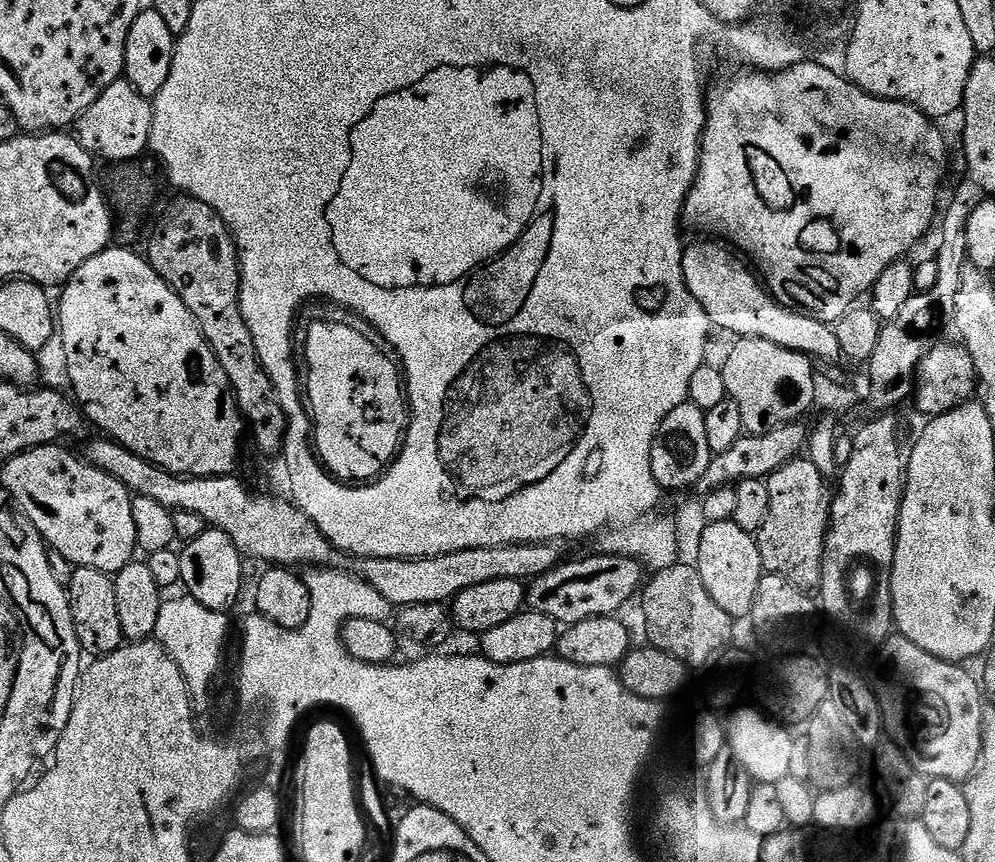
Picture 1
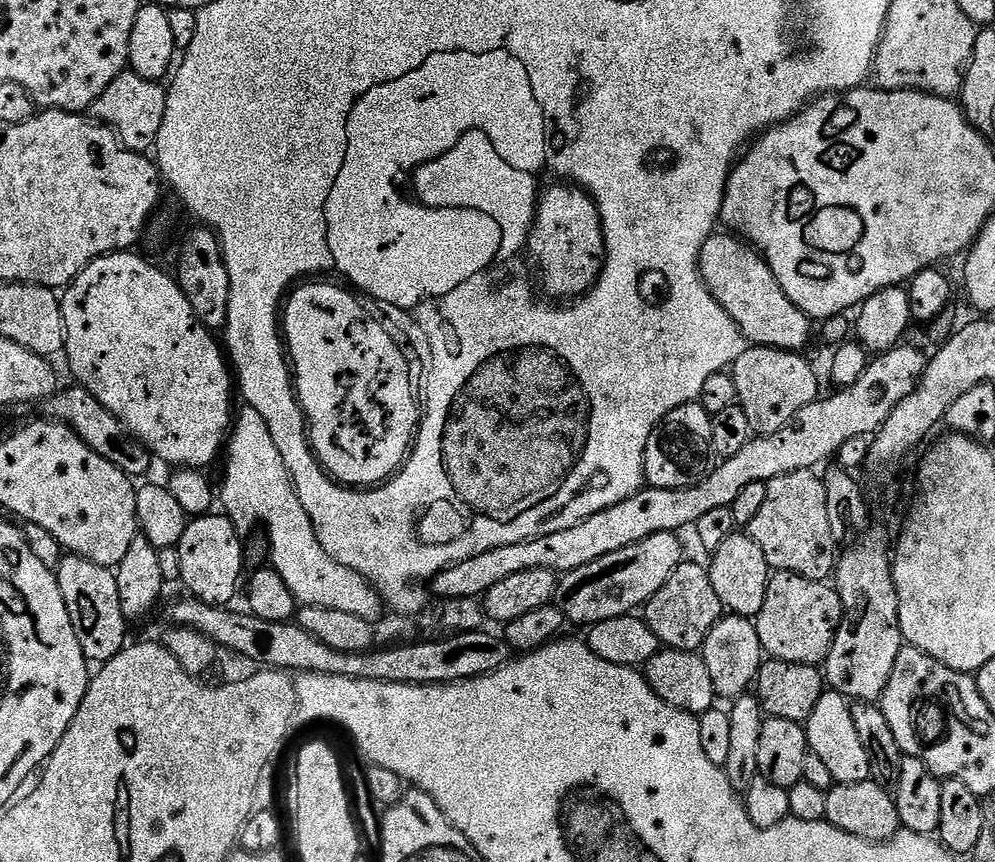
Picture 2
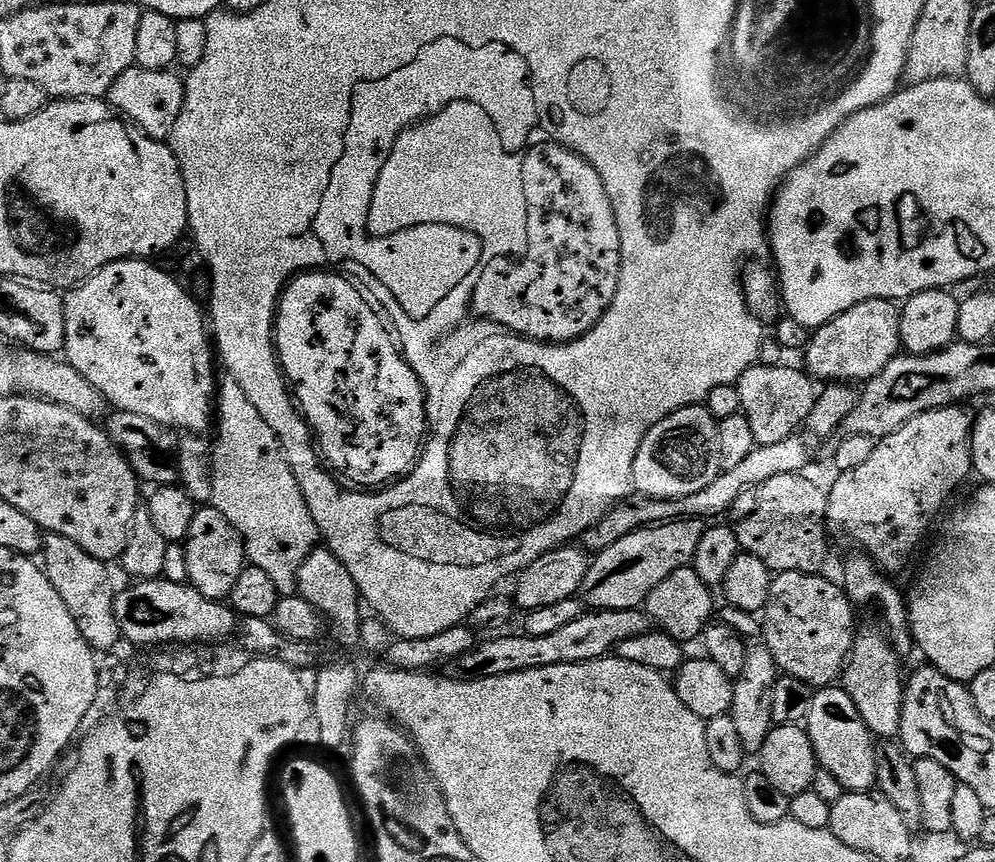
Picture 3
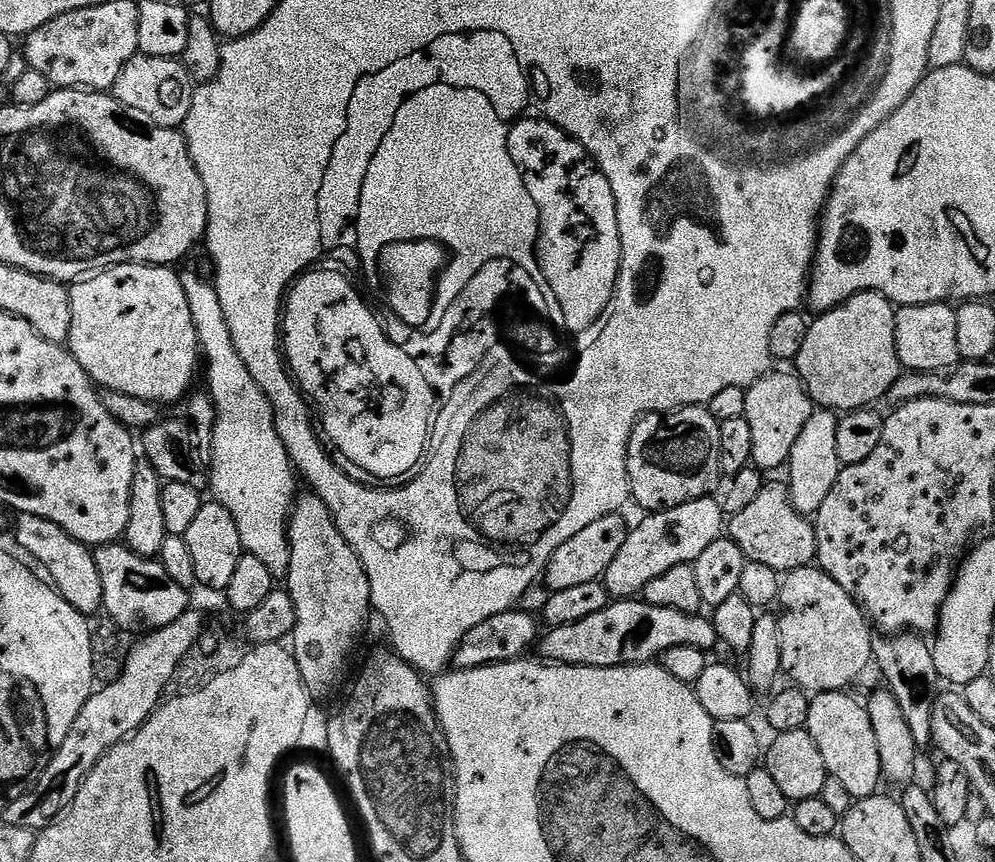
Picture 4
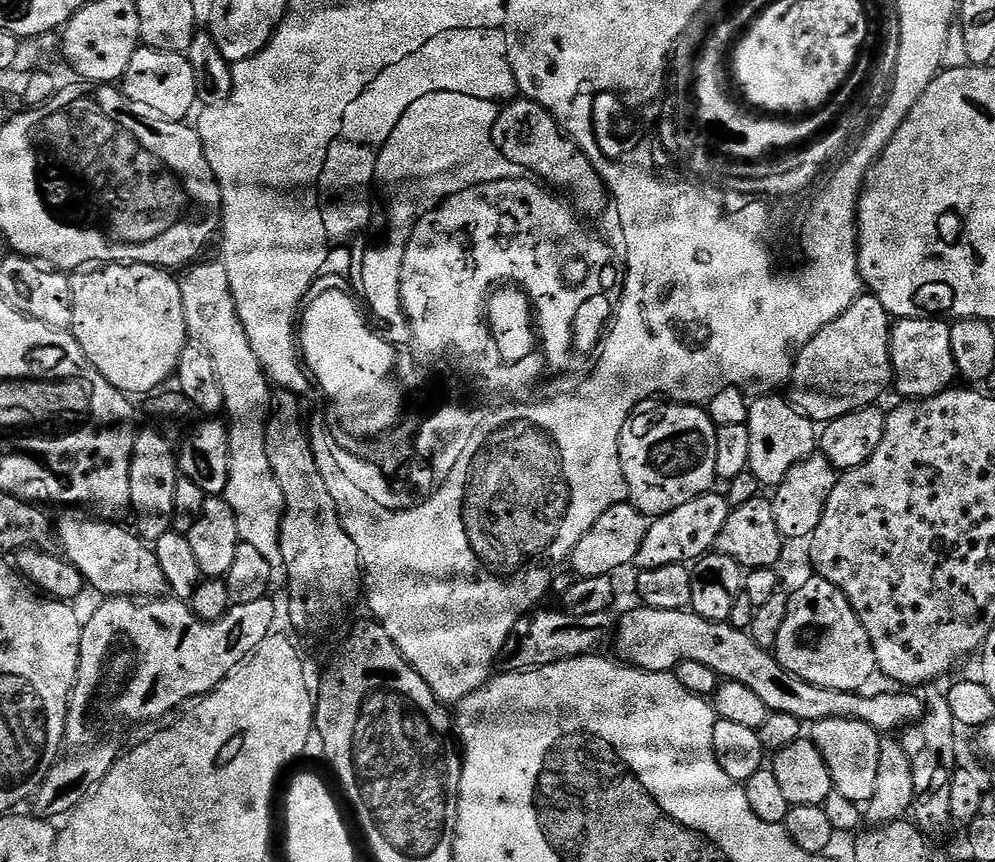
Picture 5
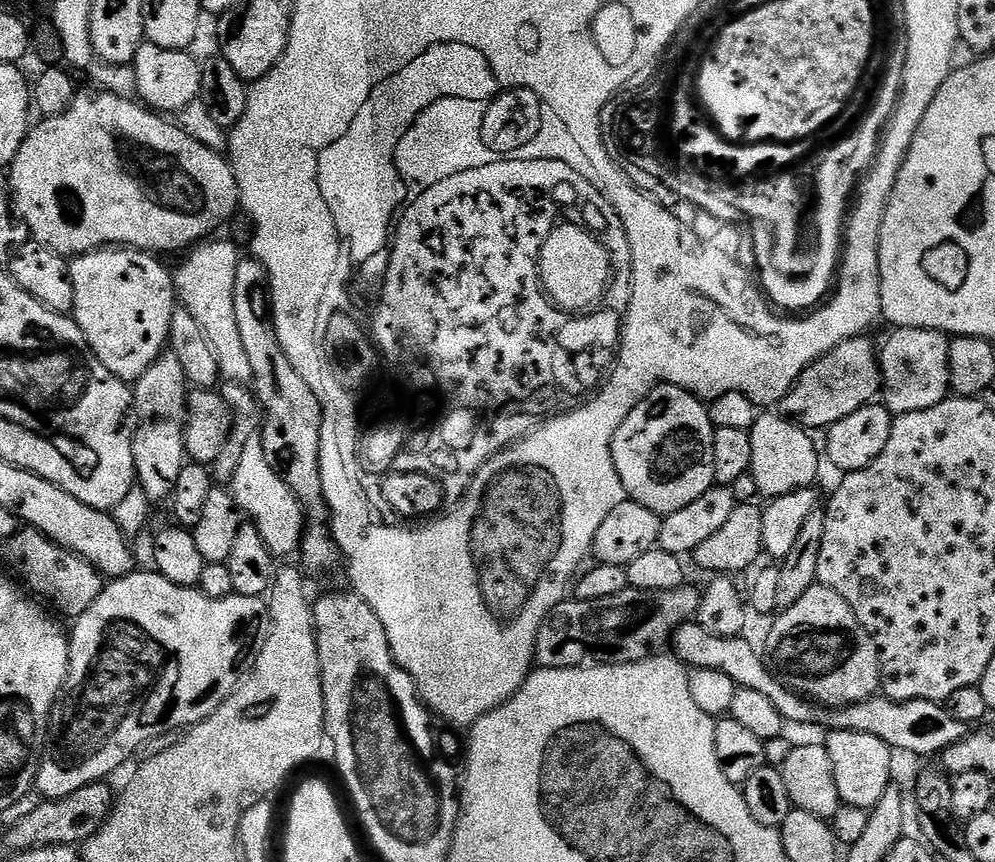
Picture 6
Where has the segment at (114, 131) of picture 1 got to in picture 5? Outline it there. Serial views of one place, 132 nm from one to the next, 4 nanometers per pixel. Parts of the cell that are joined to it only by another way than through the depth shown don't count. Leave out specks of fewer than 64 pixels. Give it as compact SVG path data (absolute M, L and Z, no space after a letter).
M139 47L126 66L122 81L122 91L130 102L139 102L150 106L156 116L167 120L187 121L193 115L192 107L197 107L194 69L190 66L187 55L182 52L167 52L153 48Z

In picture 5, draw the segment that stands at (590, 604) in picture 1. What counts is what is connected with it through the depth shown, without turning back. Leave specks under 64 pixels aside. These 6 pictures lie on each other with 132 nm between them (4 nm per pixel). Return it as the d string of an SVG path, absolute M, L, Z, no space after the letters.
M716 490L707 492L704 496L694 498L694 502L686 502L686 506L678 506L678 510L670 510L665 516L655 517L646 530L646 538L642 538L642 546L638 546L635 567L643 570L695 562L713 551L730 511L727 499L718 493Z

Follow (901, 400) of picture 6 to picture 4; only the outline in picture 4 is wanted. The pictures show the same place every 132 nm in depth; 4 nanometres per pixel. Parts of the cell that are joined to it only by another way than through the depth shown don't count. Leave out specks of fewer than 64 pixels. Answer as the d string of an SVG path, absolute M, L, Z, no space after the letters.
M951 303L897 307L894 326L901 369L910 372L947 372L961 363L958 318L956 308Z

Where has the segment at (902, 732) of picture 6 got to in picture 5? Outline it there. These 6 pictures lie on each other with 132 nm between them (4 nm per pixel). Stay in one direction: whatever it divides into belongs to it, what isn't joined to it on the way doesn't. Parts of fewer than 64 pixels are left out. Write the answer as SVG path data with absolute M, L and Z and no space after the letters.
M636 606L633 612L628 612L624 617L619 617L618 623L614 628L614 645L616 644L615 655L619 657L623 663L631 664L634 668L641 668L647 672L672 672L682 663L686 662L702 662L702 666L710 666L710 670L714 670L716 675L724 680L733 680L734 682L742 682L742 686L746 686L749 690L754 690L754 694L758 694L758 698L762 698L762 702L766 702L769 712L777 712L778 714L791 714L794 718L798 718L802 722L815 722L817 720L825 720L826 718L850 718L858 722L866 722L866 726L870 726L876 732L881 734L896 734L908 727L910 724L916 724L924 717L924 703L919 695L911 696L908 690L892 690L896 692L880 692L877 696L864 696L863 691L859 692L843 692L842 690L826 690L826 686L814 686L810 682L806 682L802 678L798 678L798 674L790 674L790 670L786 670L780 665L775 655L769 649L758 646L758 642L754 642L754 638L743 628L735 628L731 623L710 622L706 618L702 618L698 614L694 614L691 610L679 612L678 610L654 610L643 606Z

